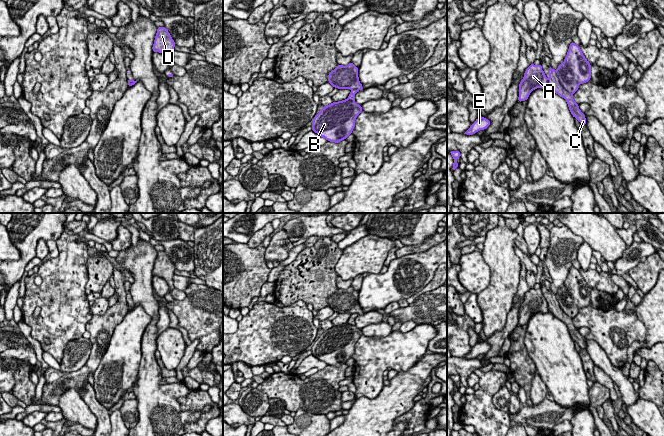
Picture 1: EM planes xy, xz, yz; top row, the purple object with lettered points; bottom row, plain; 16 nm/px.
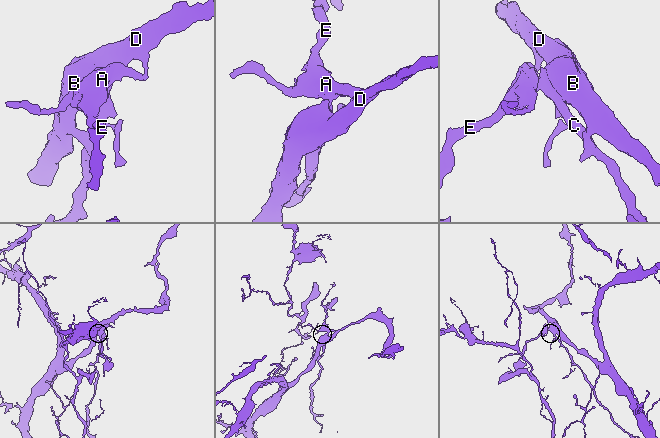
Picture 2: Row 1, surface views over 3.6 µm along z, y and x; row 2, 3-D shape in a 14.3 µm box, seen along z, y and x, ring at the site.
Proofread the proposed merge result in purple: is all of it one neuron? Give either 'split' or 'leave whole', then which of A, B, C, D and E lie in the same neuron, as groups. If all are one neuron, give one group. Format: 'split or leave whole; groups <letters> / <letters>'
split; groups A B D E / C

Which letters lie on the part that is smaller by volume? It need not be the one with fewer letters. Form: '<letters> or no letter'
C

